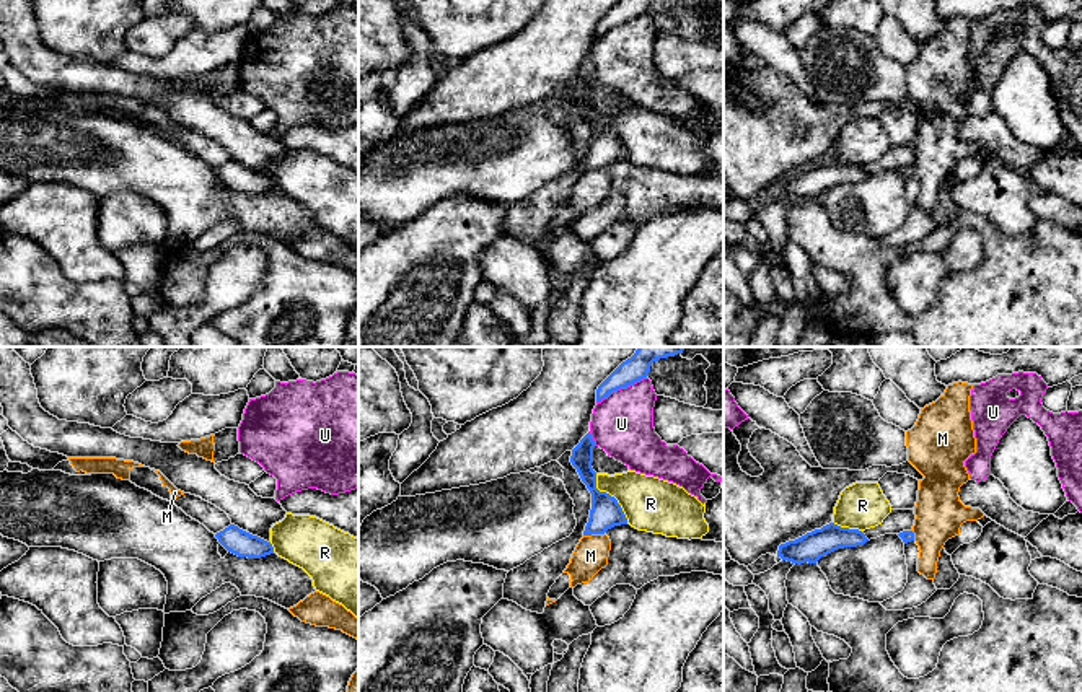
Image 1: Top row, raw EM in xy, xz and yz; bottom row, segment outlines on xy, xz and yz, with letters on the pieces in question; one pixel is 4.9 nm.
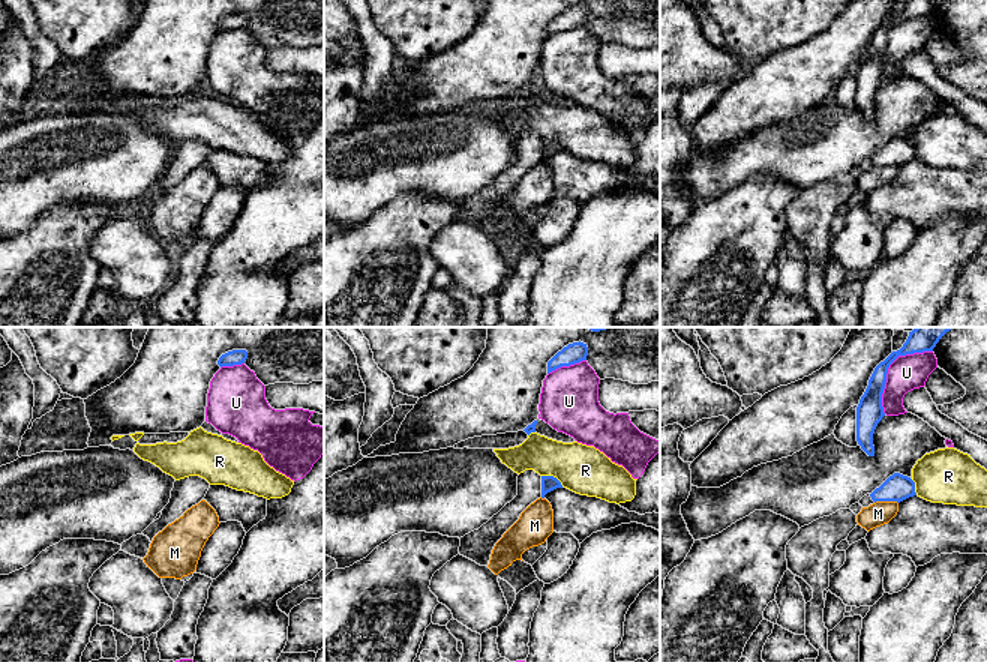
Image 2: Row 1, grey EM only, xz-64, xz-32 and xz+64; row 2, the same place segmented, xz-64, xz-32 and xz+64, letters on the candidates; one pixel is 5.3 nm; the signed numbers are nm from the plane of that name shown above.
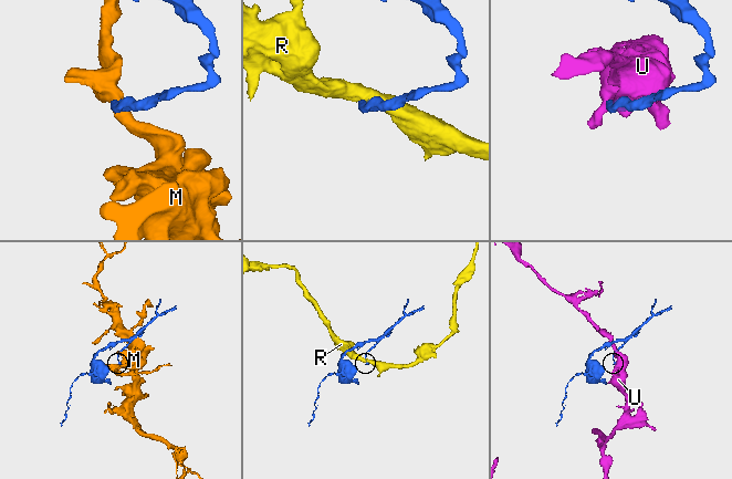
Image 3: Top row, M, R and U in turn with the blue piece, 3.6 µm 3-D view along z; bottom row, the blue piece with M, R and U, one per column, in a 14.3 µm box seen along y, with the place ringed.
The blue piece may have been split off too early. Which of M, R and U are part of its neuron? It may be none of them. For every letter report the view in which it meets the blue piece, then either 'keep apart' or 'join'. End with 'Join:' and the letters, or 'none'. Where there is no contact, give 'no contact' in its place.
M: meets blue in xz; keep apart
R: meets blue in xz; keep apart
U: meets blue in xz; keep apart
Join: none

